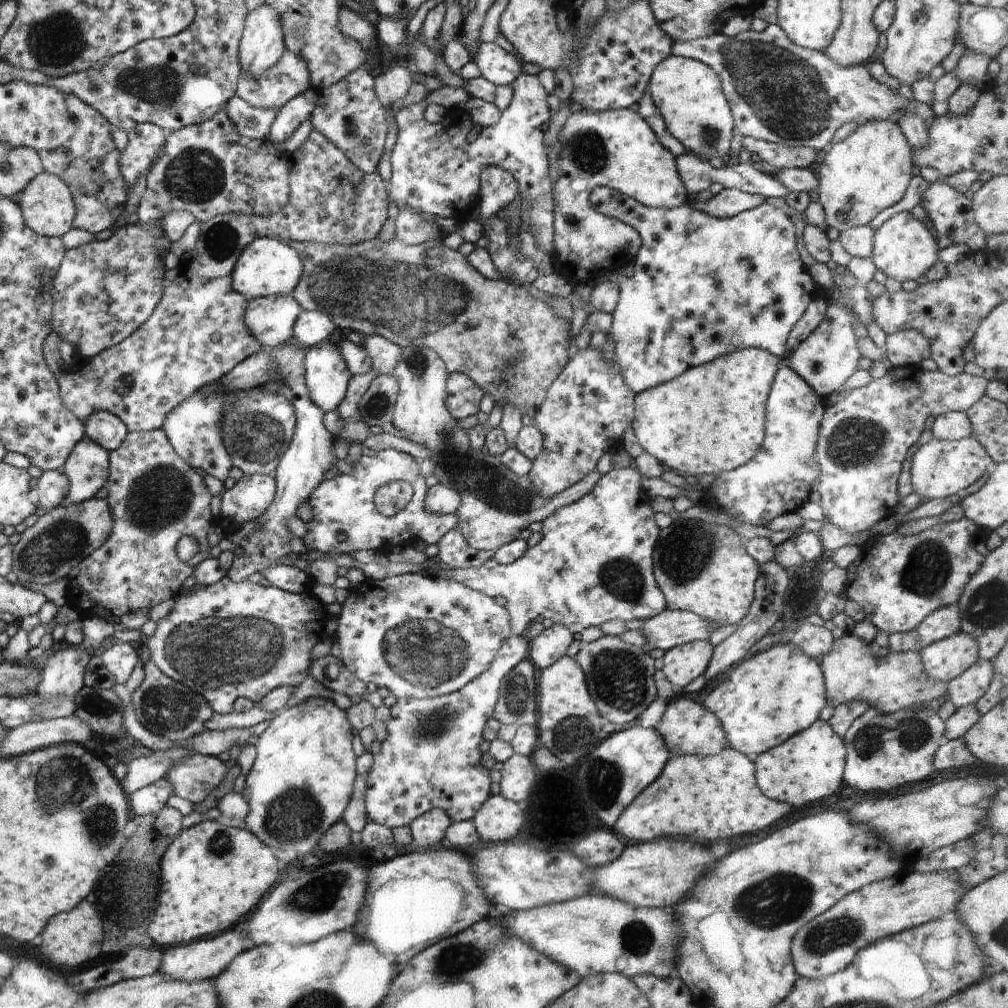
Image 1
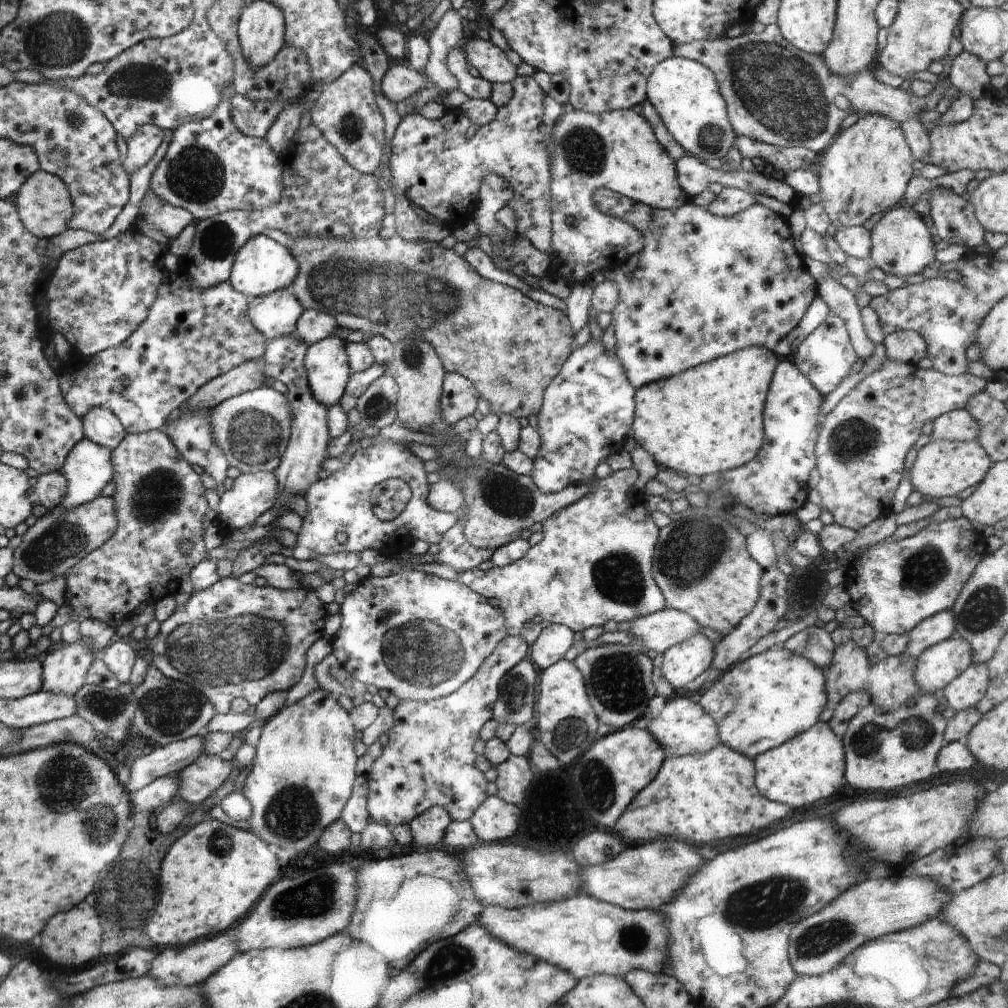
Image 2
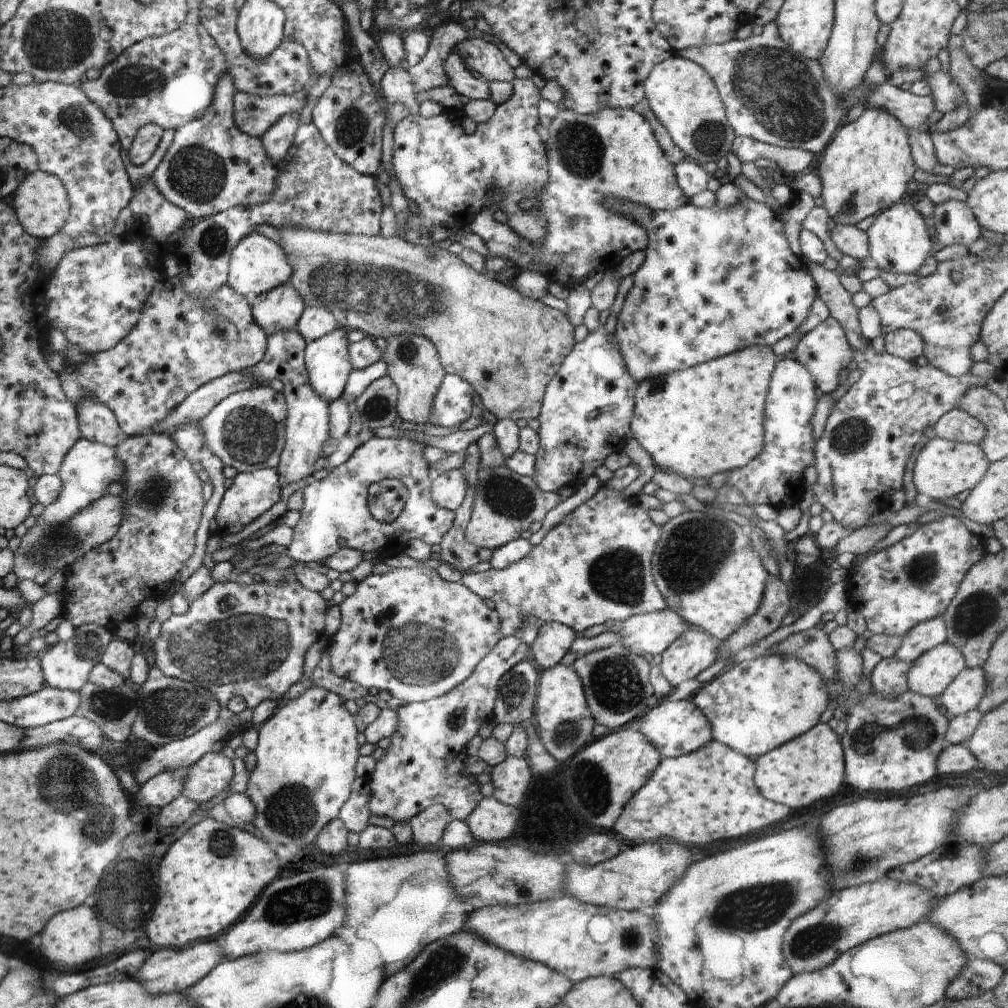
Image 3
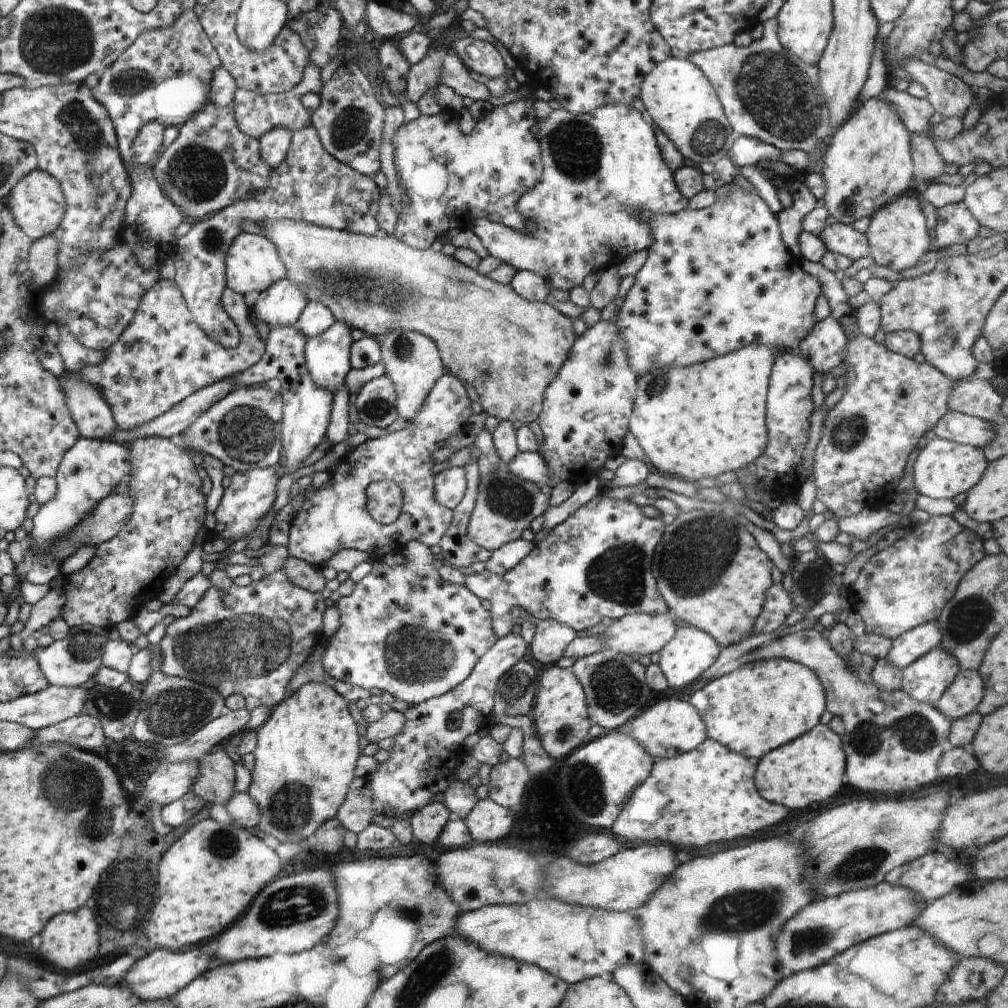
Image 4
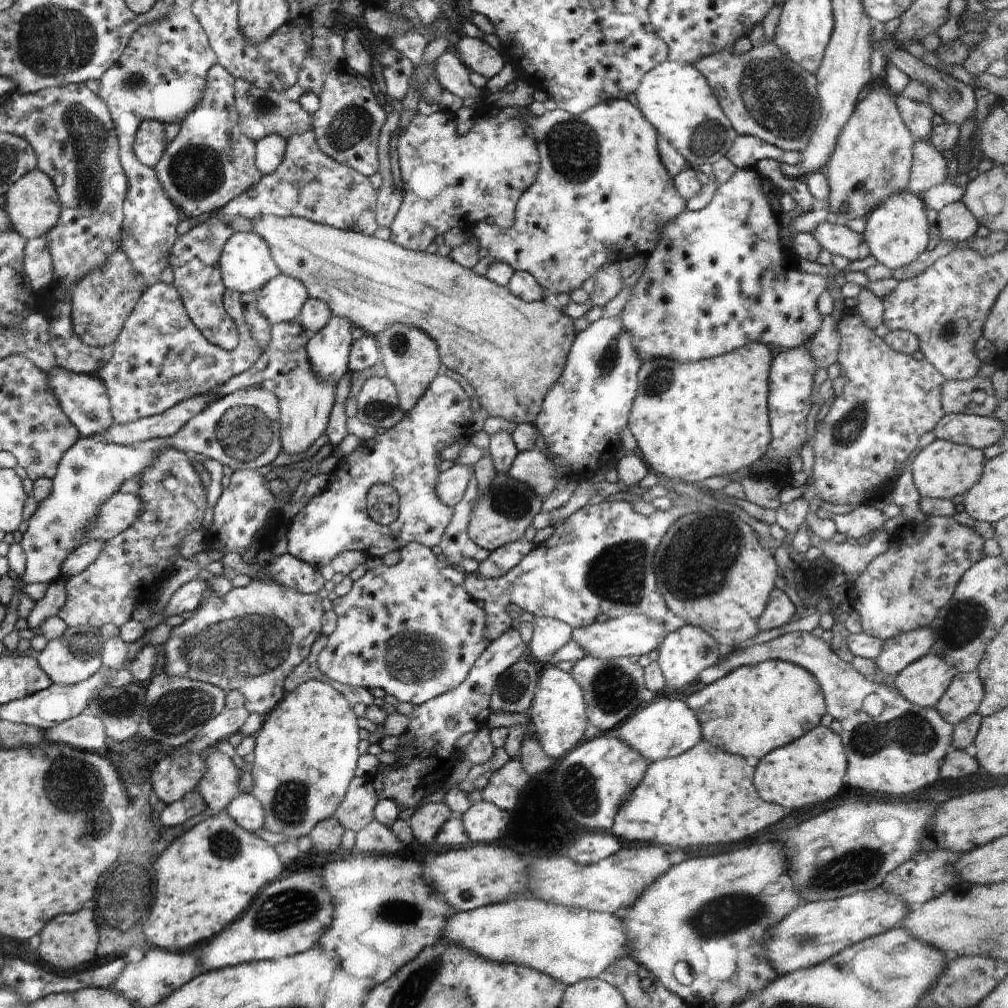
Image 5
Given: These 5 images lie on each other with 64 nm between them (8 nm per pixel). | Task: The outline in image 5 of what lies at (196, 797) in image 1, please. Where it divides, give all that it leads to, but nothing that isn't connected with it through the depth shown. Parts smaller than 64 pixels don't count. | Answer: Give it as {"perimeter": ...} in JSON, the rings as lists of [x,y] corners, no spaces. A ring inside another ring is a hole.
{"perimeter":[[[211,749],[204,755],[206,774],[196,786],[211,814],[226,812],[234,797],[240,794],[238,767],[228,755]]]}

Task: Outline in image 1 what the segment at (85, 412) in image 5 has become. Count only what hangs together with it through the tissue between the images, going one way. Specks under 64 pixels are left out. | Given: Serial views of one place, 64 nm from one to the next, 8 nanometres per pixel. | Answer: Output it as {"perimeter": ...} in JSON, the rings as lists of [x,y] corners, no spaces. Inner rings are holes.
{"perimeter":[[[94,411],[84,422],[85,435],[104,449],[112,452],[120,447],[129,434],[126,426],[107,411]]]}

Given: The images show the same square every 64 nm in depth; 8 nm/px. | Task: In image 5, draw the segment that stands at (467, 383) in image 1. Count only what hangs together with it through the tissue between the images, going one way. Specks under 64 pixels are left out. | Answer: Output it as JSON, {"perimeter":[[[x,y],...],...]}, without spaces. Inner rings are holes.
{"perimeter":[[[437,375],[399,424],[371,440],[360,440],[360,446],[348,456],[348,464],[352,466],[348,472],[329,474],[323,491],[313,496],[292,519],[287,534],[288,554],[312,565],[312,568],[320,569],[344,551],[362,552],[368,558],[383,557],[388,552],[400,551],[403,546],[410,543],[418,543],[430,549],[438,546],[454,511],[453,507],[440,501],[436,491],[441,474],[438,470],[438,464],[442,461],[440,454],[444,448],[455,444],[460,436],[463,436],[464,428],[470,424],[472,417],[471,398],[466,395],[462,386],[448,376]],[[376,484],[389,485],[398,496],[399,515],[390,525],[378,525],[369,518],[367,493]]]}

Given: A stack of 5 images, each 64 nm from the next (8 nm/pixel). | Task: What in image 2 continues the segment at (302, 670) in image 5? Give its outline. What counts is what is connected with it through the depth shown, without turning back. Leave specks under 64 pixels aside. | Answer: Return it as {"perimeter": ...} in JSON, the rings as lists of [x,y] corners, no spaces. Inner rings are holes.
{"perimeter":[[[331,653],[316,666],[315,678],[319,689],[337,697],[348,696],[354,699],[364,696],[367,686],[349,676],[336,662],[337,659]]]}

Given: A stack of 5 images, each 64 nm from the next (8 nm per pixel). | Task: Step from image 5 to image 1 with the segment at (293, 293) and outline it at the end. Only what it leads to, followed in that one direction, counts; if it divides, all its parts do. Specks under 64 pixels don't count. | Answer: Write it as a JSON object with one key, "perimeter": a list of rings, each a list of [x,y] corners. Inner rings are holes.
{"perimeter":[[[292,293],[257,297],[248,300],[245,322],[262,348],[270,350],[294,340],[294,326],[302,312]]]}

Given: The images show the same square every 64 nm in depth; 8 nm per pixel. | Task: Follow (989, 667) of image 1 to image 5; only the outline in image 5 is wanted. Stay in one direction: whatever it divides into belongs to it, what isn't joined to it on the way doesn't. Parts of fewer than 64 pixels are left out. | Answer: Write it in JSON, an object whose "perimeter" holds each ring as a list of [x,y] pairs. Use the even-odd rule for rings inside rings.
{"perimeter":[[[957,672],[934,708],[946,722],[955,725],[977,712],[984,694],[977,672]]]}

